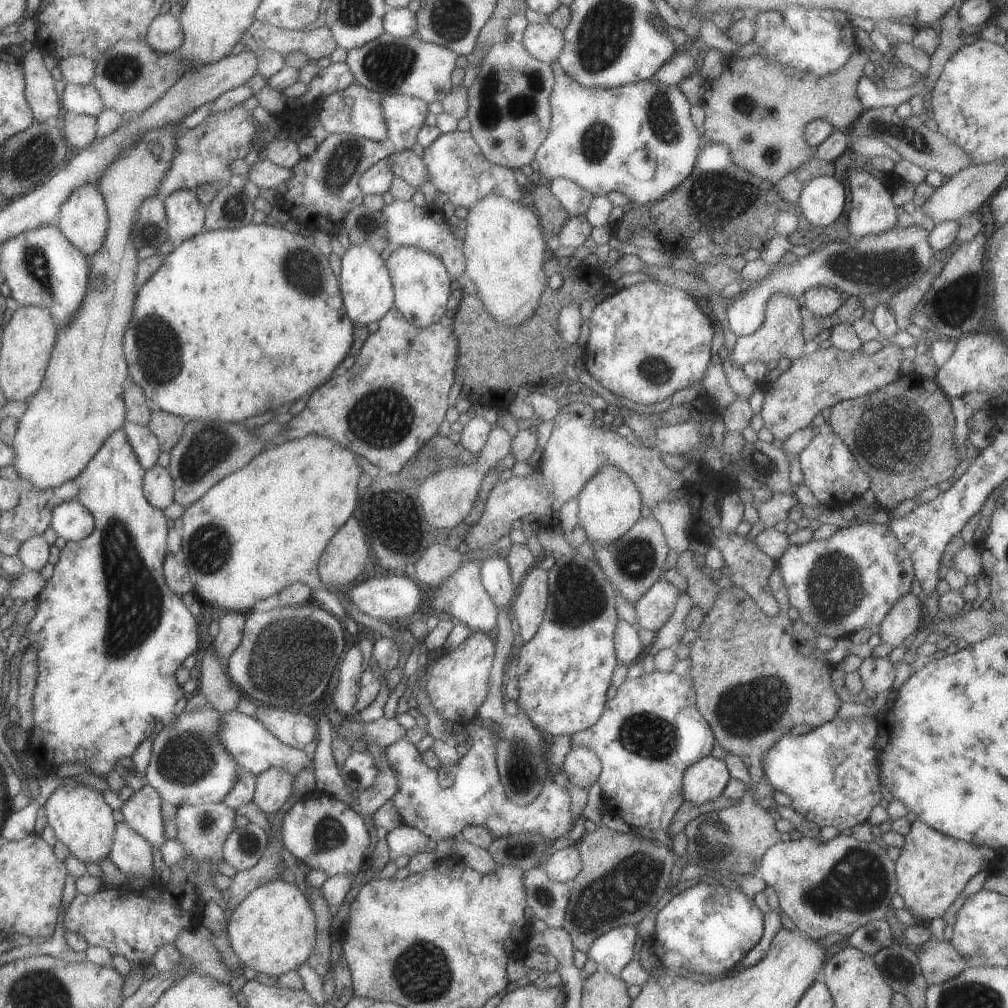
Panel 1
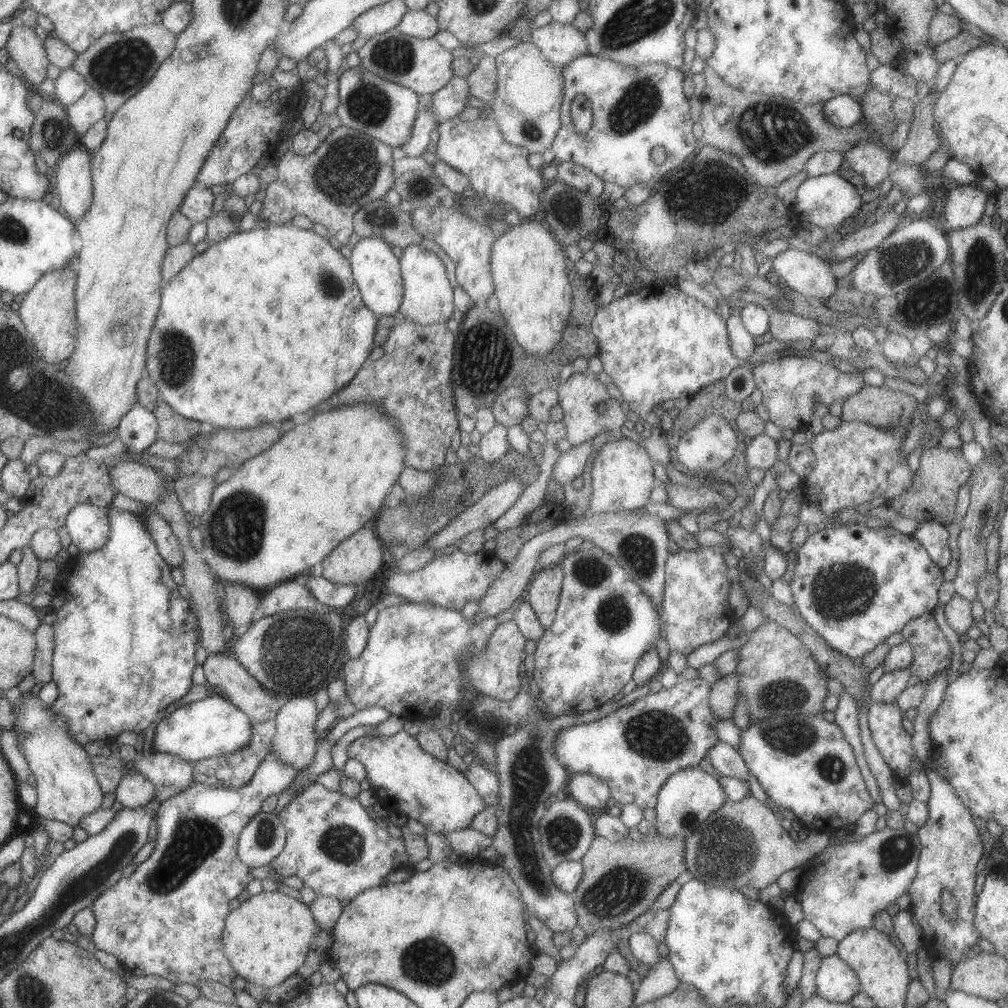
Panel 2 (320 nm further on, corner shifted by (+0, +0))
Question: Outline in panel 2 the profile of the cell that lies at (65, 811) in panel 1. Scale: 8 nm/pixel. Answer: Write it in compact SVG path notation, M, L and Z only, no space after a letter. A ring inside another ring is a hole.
M23 693L20 703L11 710L18 751L35 778L37 800L33 810L42 821L58 820L75 828L81 816L100 808L104 796L93 772L90 756L83 750L83 745L70 735L66 720L61 715L54 715L50 706L43 706L37 695Z

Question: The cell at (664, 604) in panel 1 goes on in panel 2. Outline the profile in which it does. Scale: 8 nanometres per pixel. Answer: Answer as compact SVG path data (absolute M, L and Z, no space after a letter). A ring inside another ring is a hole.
M699 545L694 551L679 549L667 556L664 564L664 593L659 610L662 615L661 638L665 640L669 651L680 652L686 657L701 645L719 640L733 624L733 610L727 603L731 576L723 560L725 553L731 549L727 545Z

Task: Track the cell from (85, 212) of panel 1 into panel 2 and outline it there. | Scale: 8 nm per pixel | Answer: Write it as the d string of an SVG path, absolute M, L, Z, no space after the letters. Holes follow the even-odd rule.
M78 142L57 162L55 188L60 211L75 224L91 204L91 154Z

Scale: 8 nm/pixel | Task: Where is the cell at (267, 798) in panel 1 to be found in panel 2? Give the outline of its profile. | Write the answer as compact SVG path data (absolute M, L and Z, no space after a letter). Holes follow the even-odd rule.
M307 692L288 698L274 716L276 731L272 740L271 751L277 755L277 758L280 758L280 761L292 764L298 771L311 765L316 753L319 740L314 735L313 729L317 713L313 696Z

